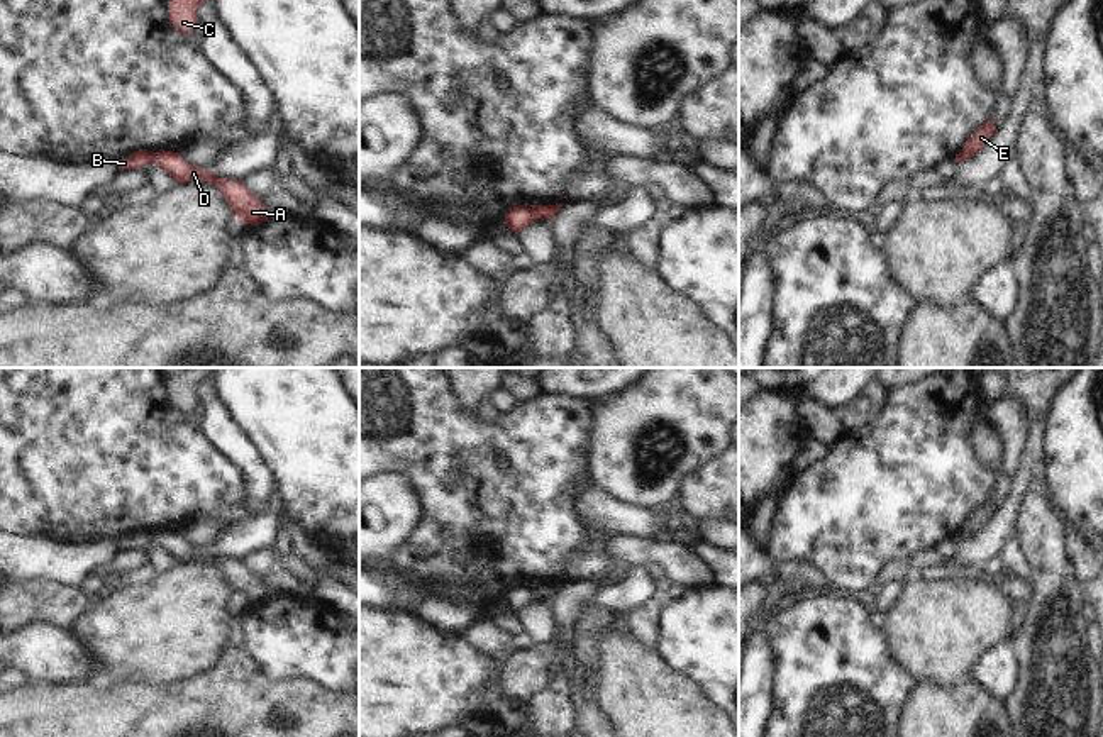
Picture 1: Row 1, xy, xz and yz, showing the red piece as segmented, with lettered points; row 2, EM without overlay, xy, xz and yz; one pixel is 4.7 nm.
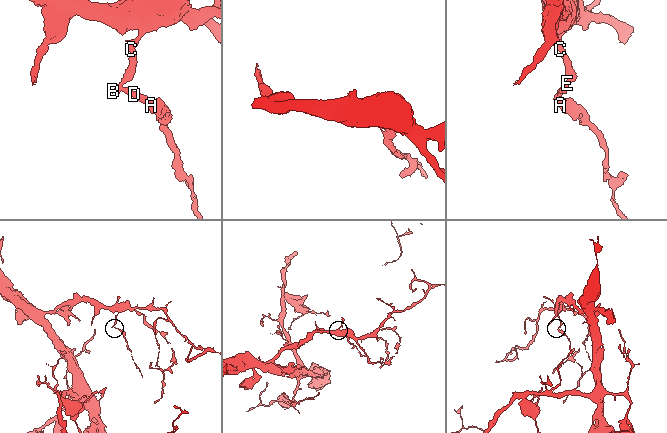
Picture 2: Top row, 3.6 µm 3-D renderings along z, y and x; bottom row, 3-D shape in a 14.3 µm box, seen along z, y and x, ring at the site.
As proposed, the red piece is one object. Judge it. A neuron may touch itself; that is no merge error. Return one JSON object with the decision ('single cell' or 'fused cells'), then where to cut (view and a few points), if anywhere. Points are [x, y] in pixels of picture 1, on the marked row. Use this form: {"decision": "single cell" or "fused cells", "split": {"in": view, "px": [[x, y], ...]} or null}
{"decision": "fused cells", "split": {"in": "xz", "px": [[531, 209], [536, 219]]}}

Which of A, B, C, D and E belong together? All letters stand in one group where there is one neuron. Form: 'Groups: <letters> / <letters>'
Groups: A D / B C E.

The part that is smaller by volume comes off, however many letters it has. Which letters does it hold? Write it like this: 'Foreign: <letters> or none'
Foreign: A, D.

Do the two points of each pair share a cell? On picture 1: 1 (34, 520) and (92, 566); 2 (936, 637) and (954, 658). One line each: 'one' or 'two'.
1: two
2: one

